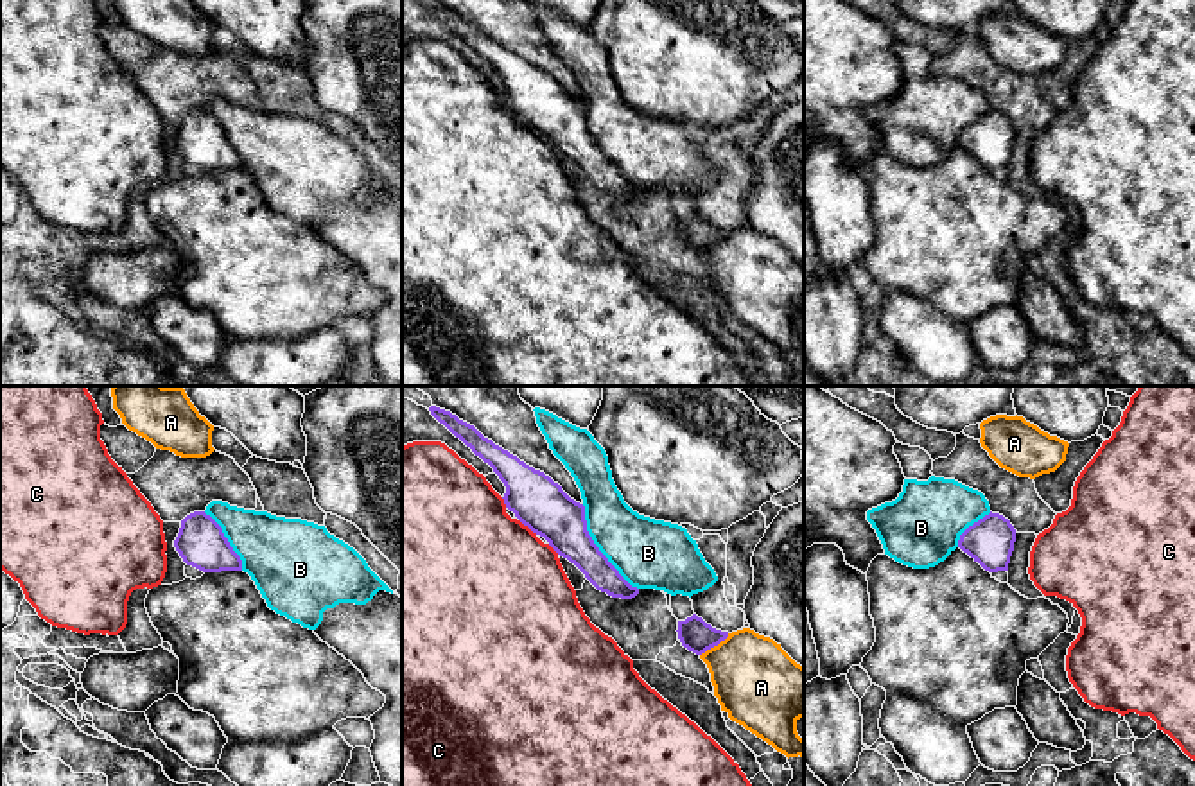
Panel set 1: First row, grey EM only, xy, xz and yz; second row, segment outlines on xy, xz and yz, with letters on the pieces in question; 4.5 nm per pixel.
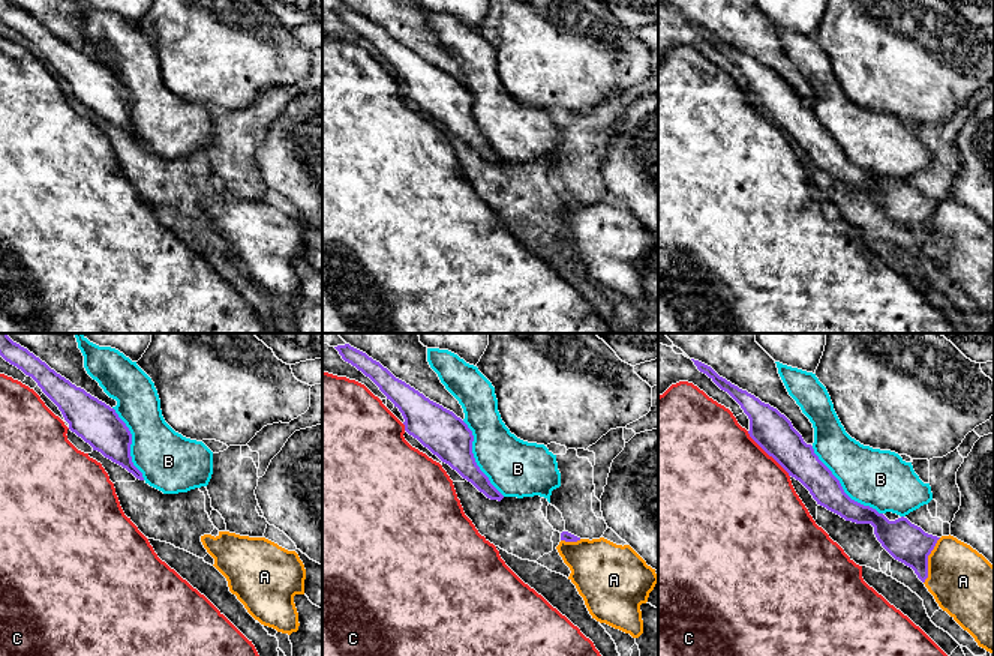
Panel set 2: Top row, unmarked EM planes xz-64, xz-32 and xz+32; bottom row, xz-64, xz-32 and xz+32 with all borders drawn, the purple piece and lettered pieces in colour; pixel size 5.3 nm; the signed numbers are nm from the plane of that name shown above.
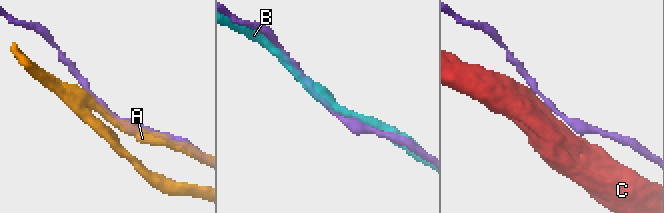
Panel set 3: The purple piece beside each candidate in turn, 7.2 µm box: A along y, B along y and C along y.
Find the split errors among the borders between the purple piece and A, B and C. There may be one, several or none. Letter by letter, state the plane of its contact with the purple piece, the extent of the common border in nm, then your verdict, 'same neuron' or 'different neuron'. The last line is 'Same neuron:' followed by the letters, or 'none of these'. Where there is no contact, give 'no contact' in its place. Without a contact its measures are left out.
A: meets purple in xz; contact 170 nm long; different neuron
B: meets purple in xz; contact 460 nm long; same neuron
C: meets purple in xz; contact 110 nm long; different neuron
Same neuron: B

